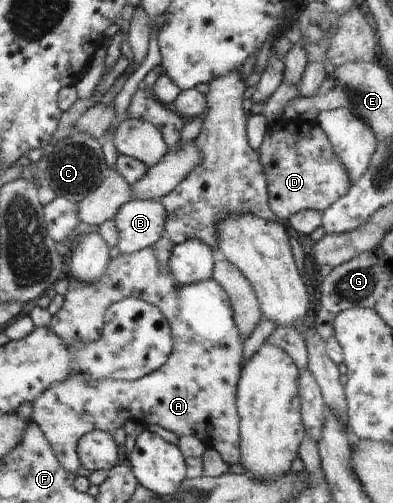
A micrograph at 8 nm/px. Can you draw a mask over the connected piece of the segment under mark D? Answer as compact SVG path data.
M283 121L270 123L258 147L259 163L267 182L268 208L279 219L288 220L303 210L322 212L347 193L352 185L330 150L324 133L314 122Z

